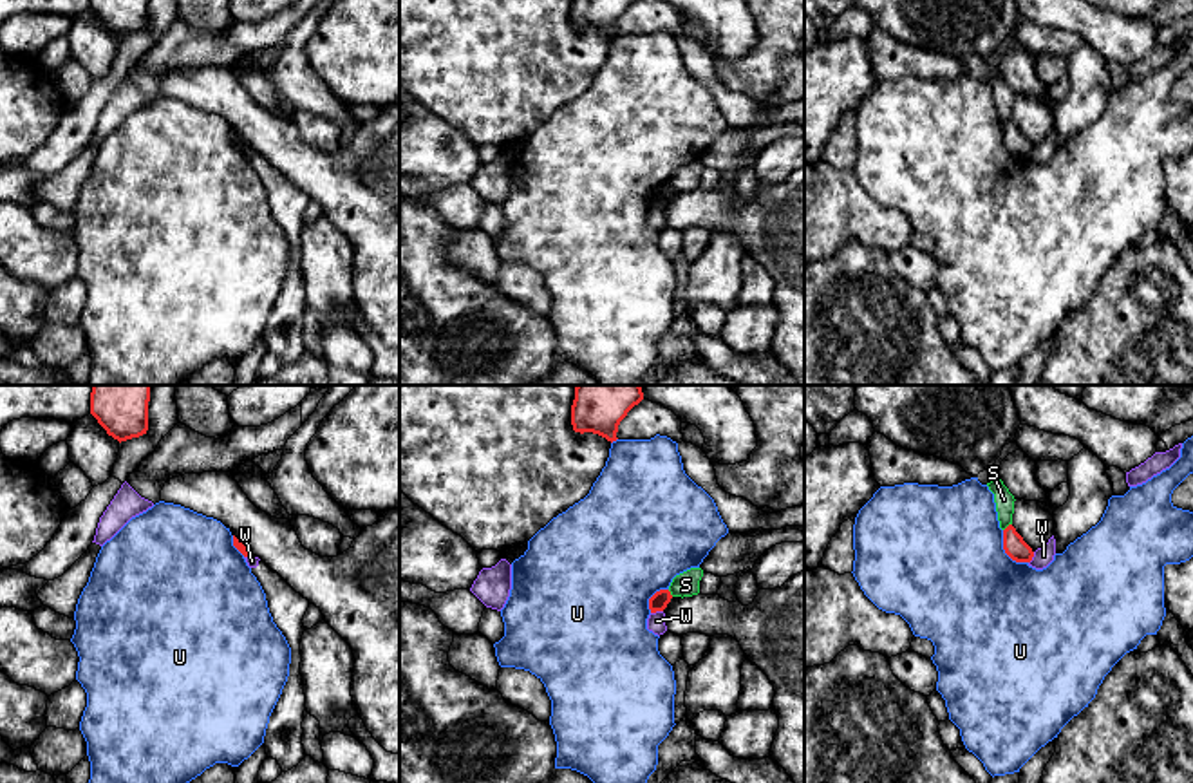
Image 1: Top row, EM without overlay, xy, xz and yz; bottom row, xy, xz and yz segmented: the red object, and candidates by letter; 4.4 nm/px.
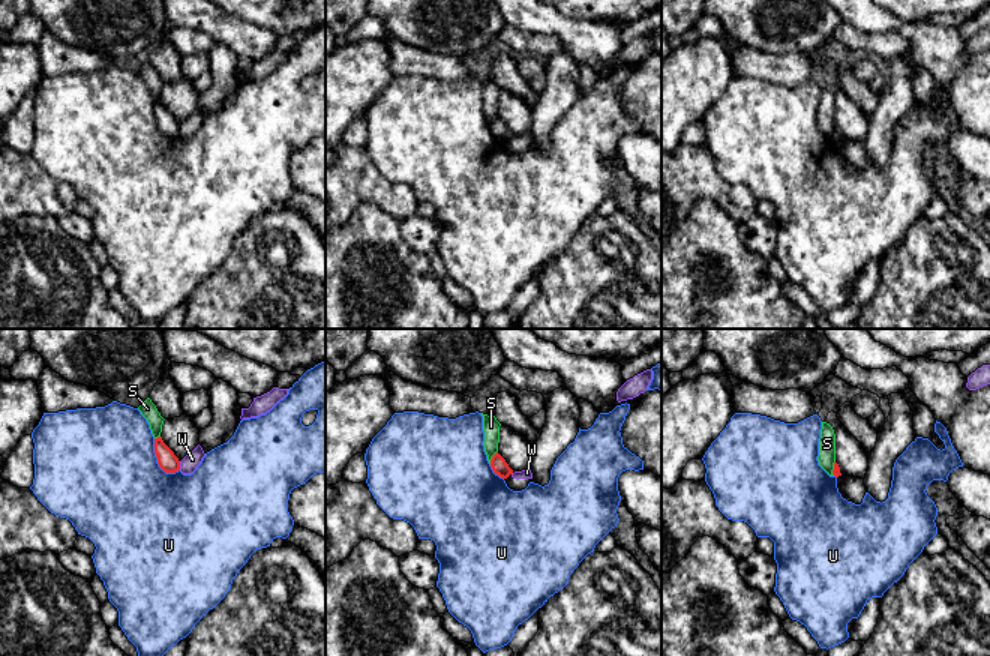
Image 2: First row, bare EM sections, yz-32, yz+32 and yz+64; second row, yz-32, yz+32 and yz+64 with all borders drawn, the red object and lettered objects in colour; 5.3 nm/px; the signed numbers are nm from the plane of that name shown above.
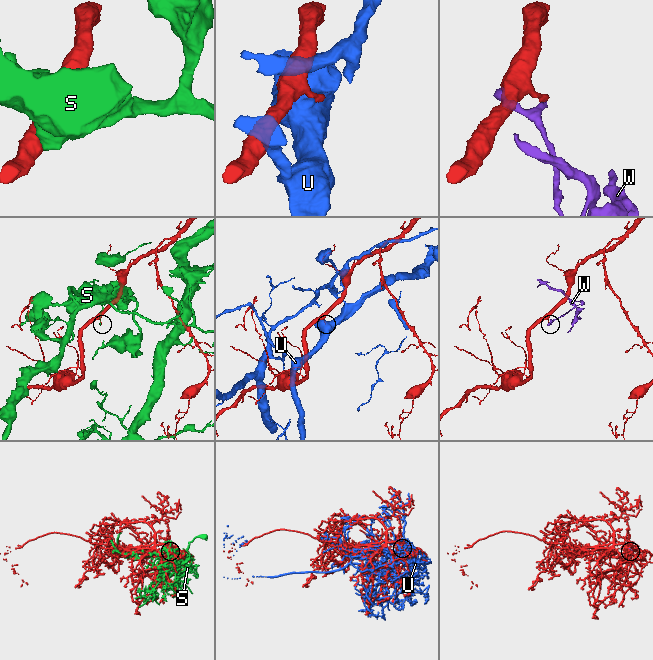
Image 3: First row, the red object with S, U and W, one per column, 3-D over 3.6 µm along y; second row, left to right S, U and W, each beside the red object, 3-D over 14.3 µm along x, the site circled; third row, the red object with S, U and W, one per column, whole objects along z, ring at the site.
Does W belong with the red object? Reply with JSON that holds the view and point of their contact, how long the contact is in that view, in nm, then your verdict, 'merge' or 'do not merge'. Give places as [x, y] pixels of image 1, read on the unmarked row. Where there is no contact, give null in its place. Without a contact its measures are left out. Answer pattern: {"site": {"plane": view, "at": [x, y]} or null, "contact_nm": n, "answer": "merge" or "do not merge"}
{"site": {"plane": "xz", "at": [657, 205]}, "contact_nm": 60, "answer": "do not merge"}

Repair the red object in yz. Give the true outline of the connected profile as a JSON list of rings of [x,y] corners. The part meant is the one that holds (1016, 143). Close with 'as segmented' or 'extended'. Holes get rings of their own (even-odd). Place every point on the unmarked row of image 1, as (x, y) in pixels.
[[[1012,119],[1003,125],[1003,145],[1016,157],[1030,157],[1032,143],[1023,136]]]; as segmented

